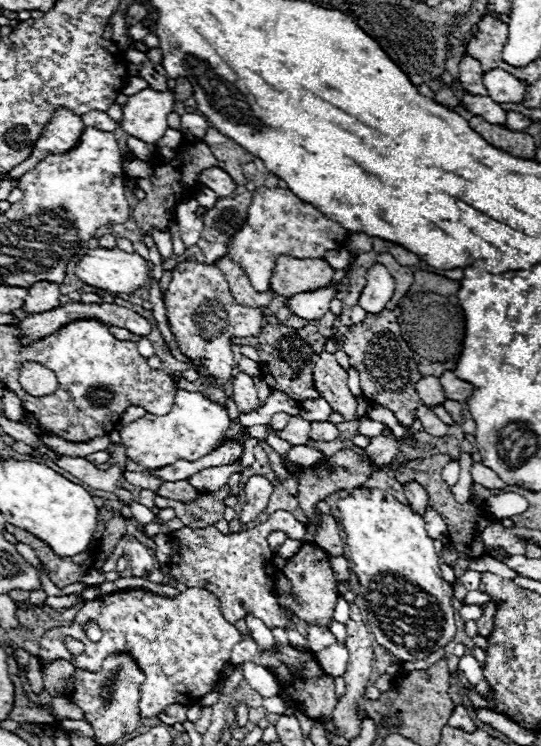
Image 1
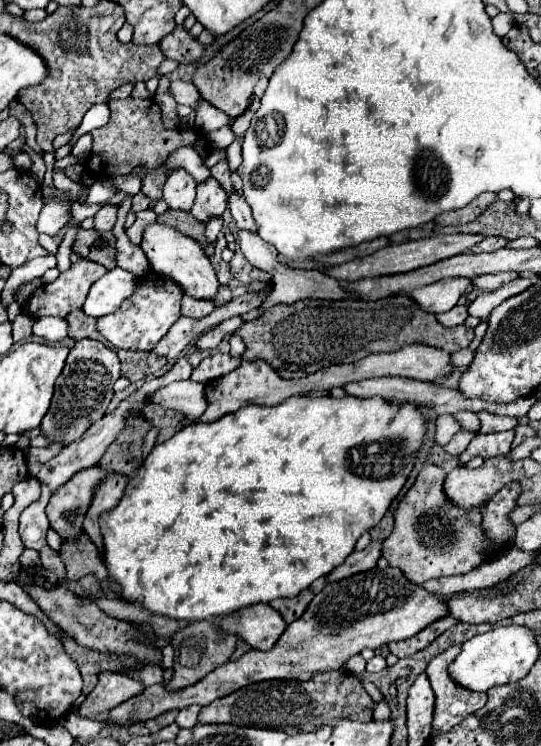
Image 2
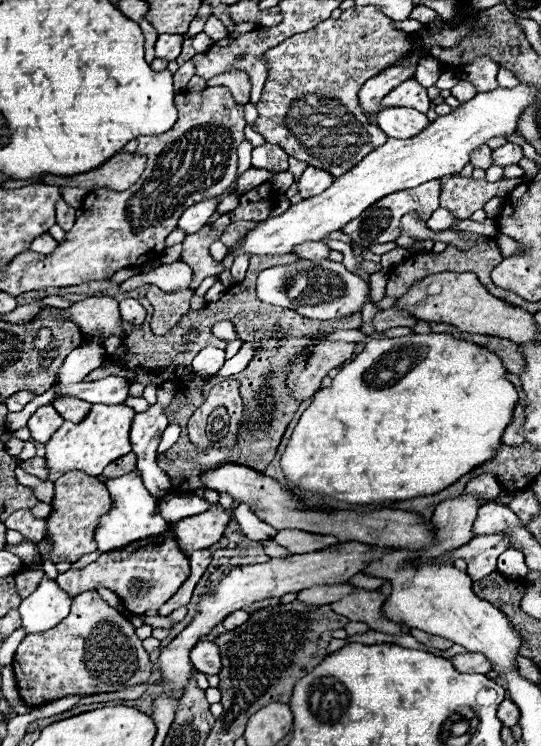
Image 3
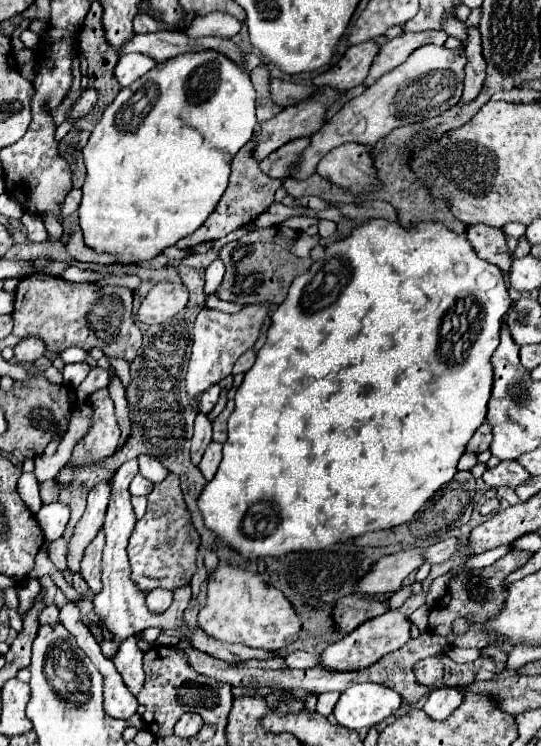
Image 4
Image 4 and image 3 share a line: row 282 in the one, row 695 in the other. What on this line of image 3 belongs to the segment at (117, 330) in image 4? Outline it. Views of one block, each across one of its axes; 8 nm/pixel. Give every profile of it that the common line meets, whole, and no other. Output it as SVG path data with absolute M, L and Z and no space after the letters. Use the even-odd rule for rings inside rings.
M82 592L72 600L70 614L52 630L40 634L28 634L14 656L12 662L18 694L28 706L42 706L66 696L92 696L92 694L106 694L114 690L126 690L130 686L142 684L148 680L152 672L152 664L148 660L146 650L142 648L142 640L134 634L134 626L120 616L112 606L108 606L98 592Z

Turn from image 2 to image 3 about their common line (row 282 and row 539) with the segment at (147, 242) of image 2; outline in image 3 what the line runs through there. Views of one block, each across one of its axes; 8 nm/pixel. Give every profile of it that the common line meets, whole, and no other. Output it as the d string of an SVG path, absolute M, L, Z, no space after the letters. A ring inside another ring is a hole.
M212 504L206 512L176 522L174 532L180 550L192 552L216 544L232 520L232 508L234 506L224 508L220 504Z

